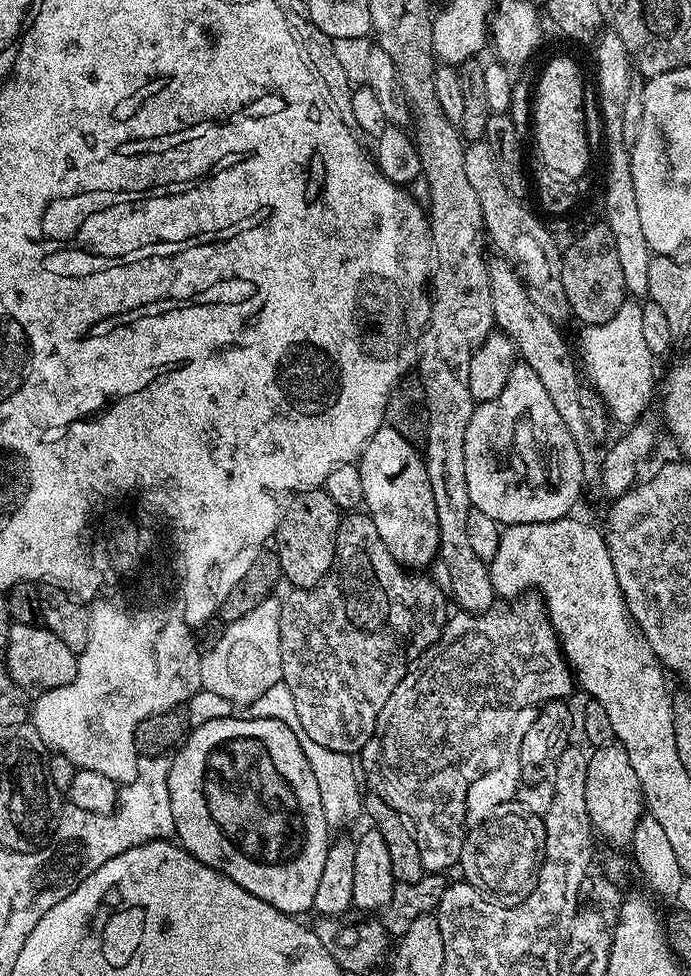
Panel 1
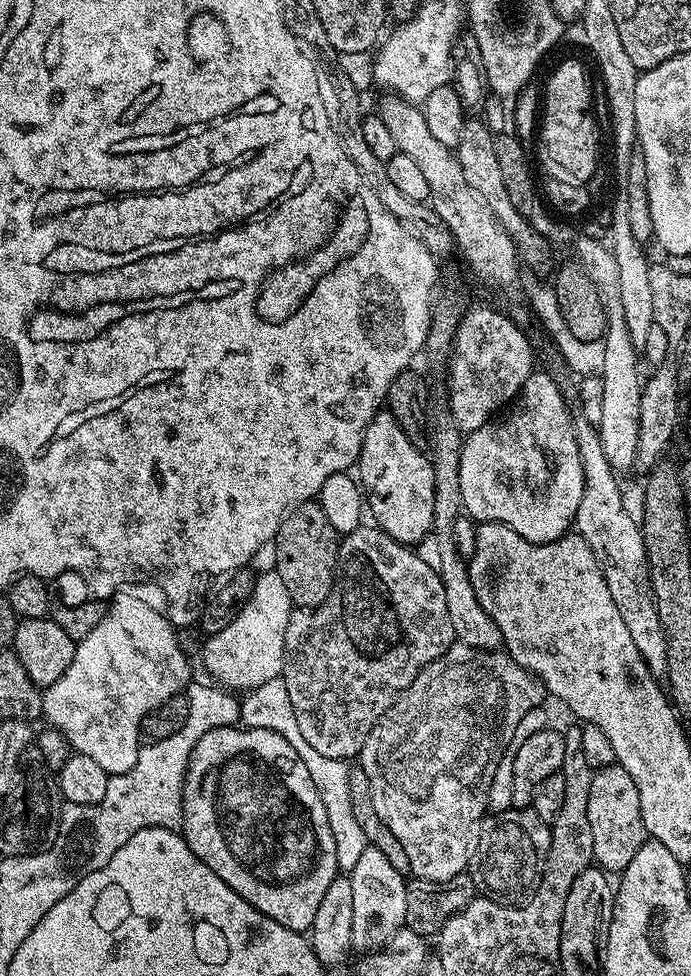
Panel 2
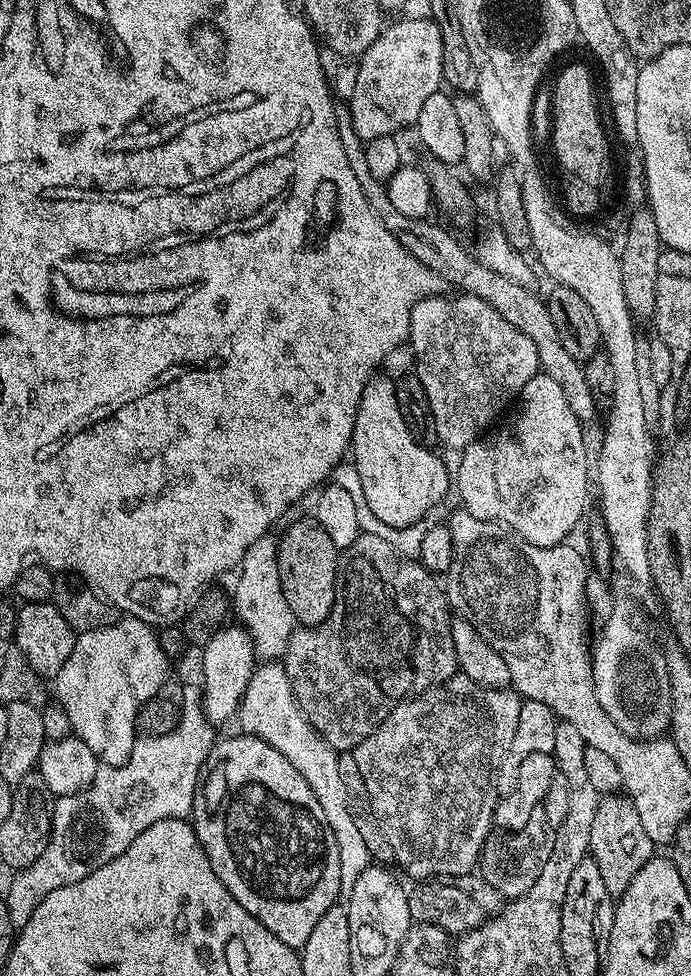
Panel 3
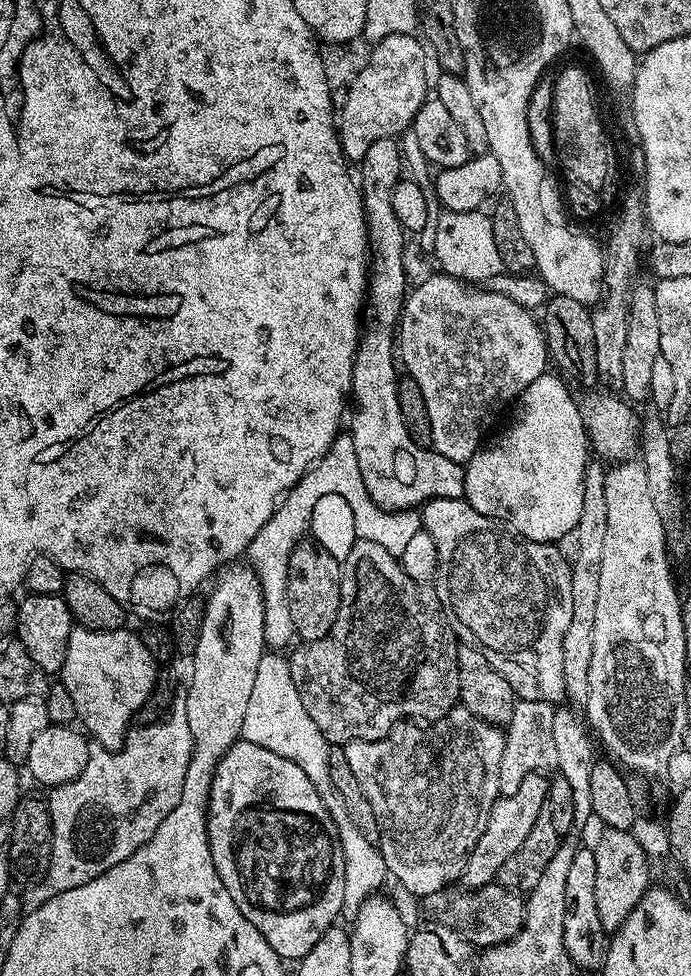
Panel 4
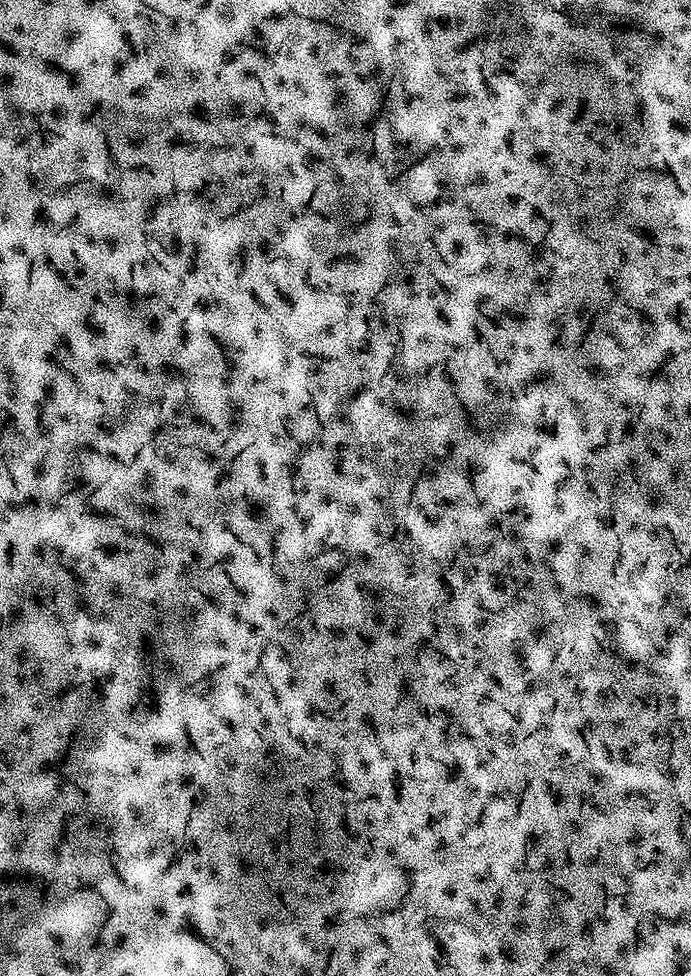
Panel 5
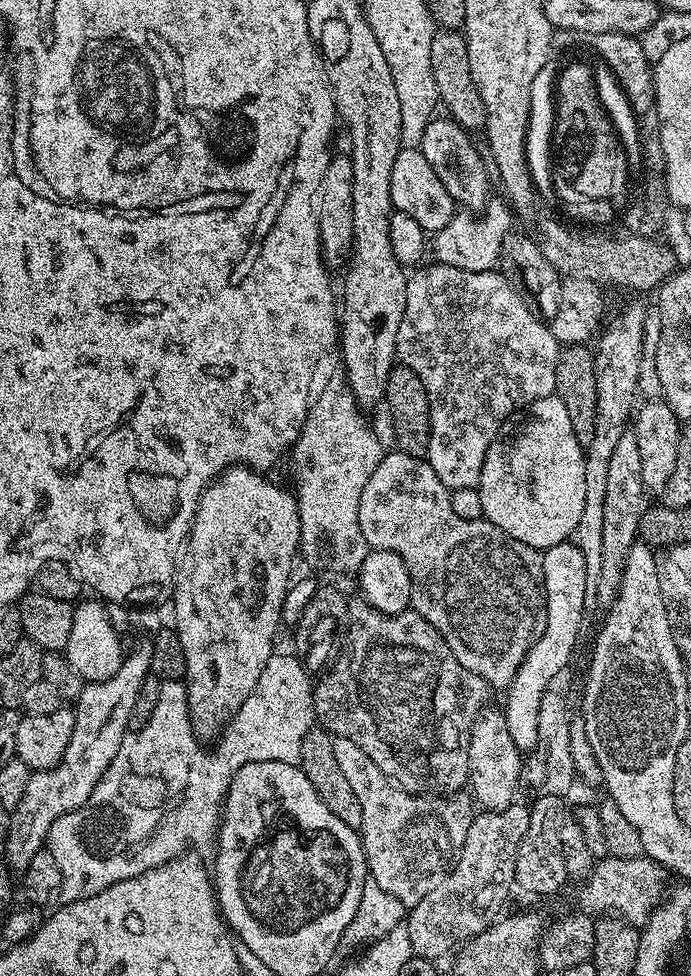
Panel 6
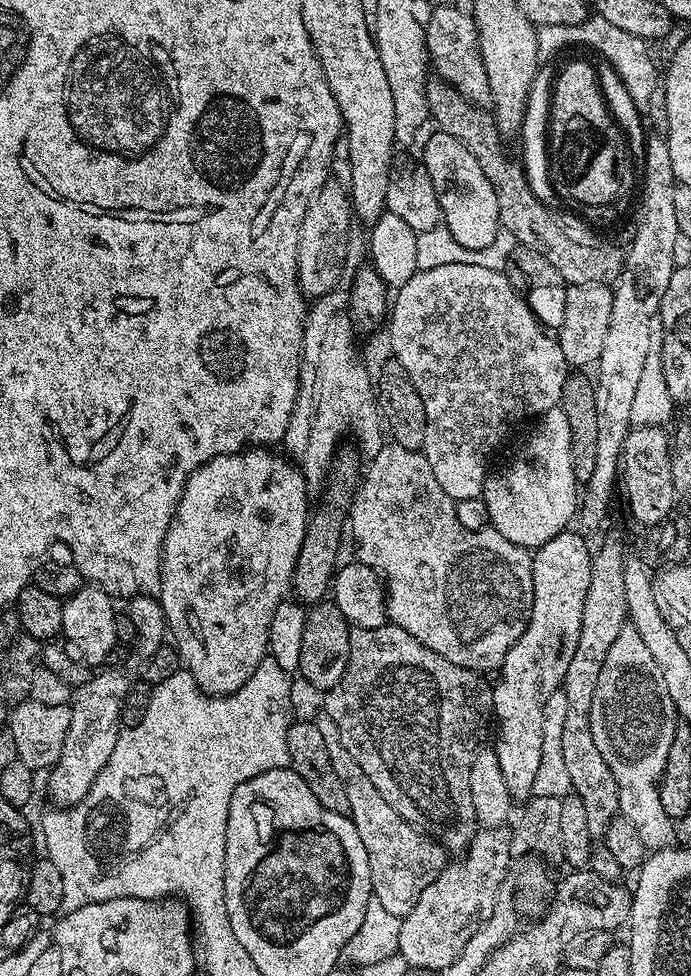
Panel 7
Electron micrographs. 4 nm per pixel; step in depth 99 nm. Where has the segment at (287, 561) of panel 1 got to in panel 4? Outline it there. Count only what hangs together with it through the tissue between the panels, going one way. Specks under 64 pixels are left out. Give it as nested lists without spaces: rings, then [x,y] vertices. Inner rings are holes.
[[[301,542],[292,552],[288,567],[288,601],[290,618],[294,621],[296,636],[301,641],[322,638],[334,626],[340,609],[341,561],[315,542]]]

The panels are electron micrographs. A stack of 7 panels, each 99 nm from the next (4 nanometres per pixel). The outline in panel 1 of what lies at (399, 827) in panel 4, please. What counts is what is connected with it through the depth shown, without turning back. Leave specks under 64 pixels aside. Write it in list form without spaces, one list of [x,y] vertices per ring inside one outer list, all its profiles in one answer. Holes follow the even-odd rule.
[[[520,598],[512,603],[501,603],[504,604],[501,608],[493,606],[481,614],[473,615],[471,612],[460,610],[457,611],[457,616],[456,613],[449,615],[442,634],[418,657],[415,664],[402,678],[402,682],[398,682],[398,686],[394,686],[394,694],[390,694],[390,698],[386,698],[386,706],[382,706],[382,710],[378,714],[374,734],[364,747],[362,753],[363,775],[365,772],[376,793],[387,804],[394,806],[394,810],[398,810],[398,814],[408,821],[413,834],[416,835],[418,850],[422,850],[422,866],[425,873],[444,874],[447,873],[447,868],[455,869],[459,865],[466,835],[466,794],[470,790],[470,786],[474,782],[478,782],[478,778],[482,778],[487,772],[494,770],[494,766],[498,766],[498,762],[502,762],[504,750],[508,747],[508,735],[514,714],[518,714],[518,710],[543,706],[549,700],[568,698],[572,688],[574,689],[573,673],[569,669],[567,660],[562,658],[561,649],[558,647],[558,637],[553,632],[551,623],[545,619],[546,612],[541,601],[539,599],[524,599],[528,598]]]

